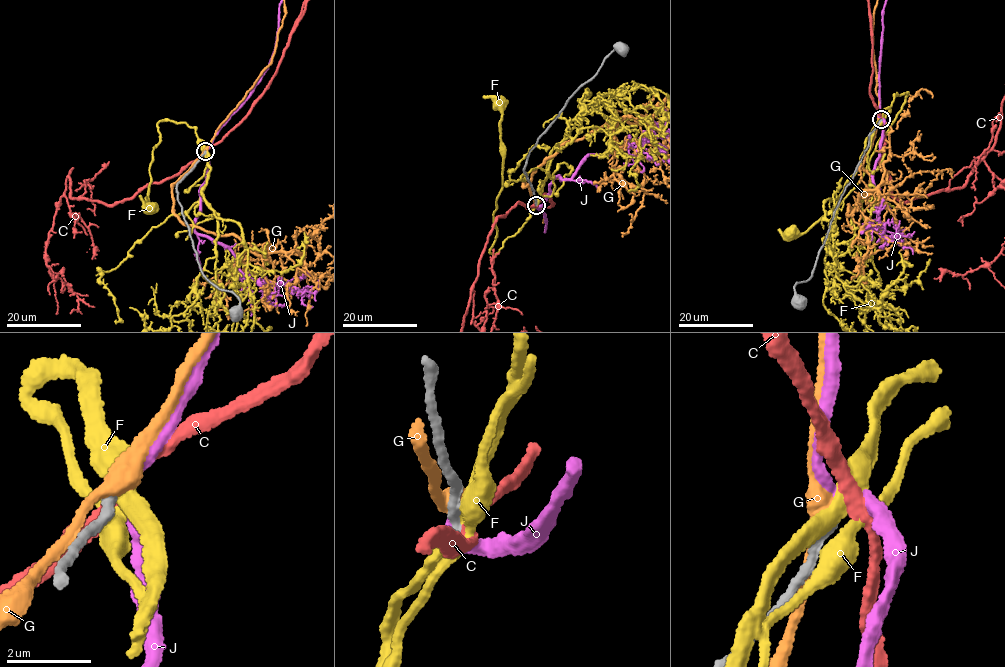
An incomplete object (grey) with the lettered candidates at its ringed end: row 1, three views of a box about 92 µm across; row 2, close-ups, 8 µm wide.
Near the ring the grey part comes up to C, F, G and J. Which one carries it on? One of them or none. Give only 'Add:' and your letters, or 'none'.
Add: J

